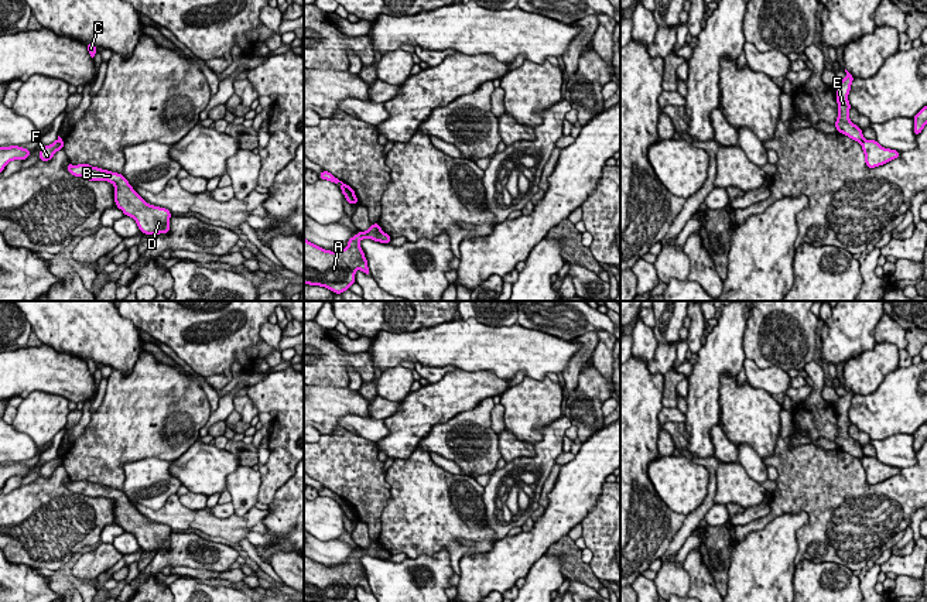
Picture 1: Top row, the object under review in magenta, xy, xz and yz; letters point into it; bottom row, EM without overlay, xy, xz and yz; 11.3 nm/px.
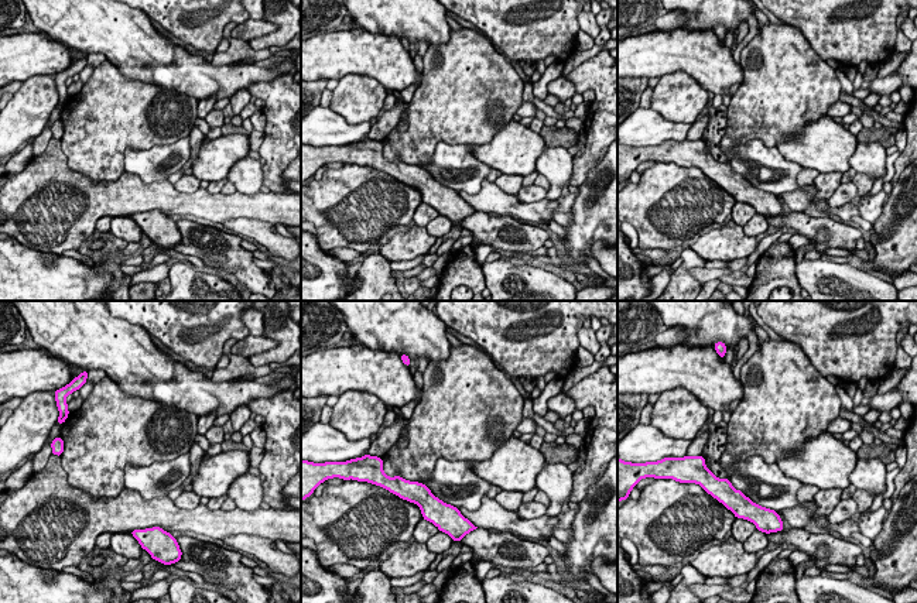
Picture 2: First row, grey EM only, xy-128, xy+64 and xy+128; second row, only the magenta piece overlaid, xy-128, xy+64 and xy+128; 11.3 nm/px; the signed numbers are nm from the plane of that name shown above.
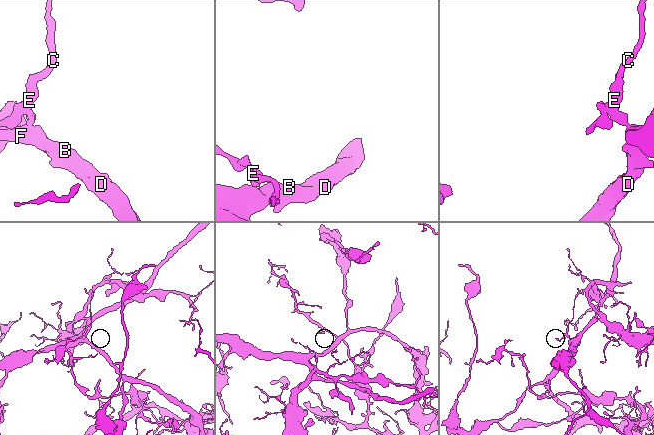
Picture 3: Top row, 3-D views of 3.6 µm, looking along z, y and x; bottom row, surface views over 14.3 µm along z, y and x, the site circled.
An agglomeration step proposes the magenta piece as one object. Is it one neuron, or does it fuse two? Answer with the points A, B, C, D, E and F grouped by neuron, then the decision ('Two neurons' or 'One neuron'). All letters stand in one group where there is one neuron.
Groups: A B D F / C E. Two neurons

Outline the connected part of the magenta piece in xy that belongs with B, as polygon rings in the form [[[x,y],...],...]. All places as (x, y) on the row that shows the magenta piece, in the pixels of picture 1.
[[[68,163],[66,168],[75,177],[82,177],[89,181],[112,182],[114,185],[114,202],[117,208],[124,215],[131,216],[144,235],[157,236],[158,233],[170,232],[171,212],[167,208],[153,206],[141,199],[122,174],[89,164],[72,165]]]

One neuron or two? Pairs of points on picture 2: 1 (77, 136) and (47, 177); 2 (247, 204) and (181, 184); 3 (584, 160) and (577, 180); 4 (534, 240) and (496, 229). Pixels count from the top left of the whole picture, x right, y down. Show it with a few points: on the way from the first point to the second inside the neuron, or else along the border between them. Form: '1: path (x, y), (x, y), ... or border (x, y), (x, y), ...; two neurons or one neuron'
1: border (60, 140), (67, 164), (88, 177); two neurons
2: border (173, 185), (182, 192), (195, 192), (199, 188); two neurons
3: path (582, 164), (580, 175); one neuron
4: path (524, 235), (506, 233); one neuron

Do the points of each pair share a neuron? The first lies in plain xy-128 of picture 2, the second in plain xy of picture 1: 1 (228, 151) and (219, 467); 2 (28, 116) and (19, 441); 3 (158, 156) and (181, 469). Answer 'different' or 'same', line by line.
1: same
2: different
3: different

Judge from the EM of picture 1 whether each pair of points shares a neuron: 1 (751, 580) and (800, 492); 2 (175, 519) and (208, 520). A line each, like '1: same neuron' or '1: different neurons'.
1: different neurons
2: same neuron

